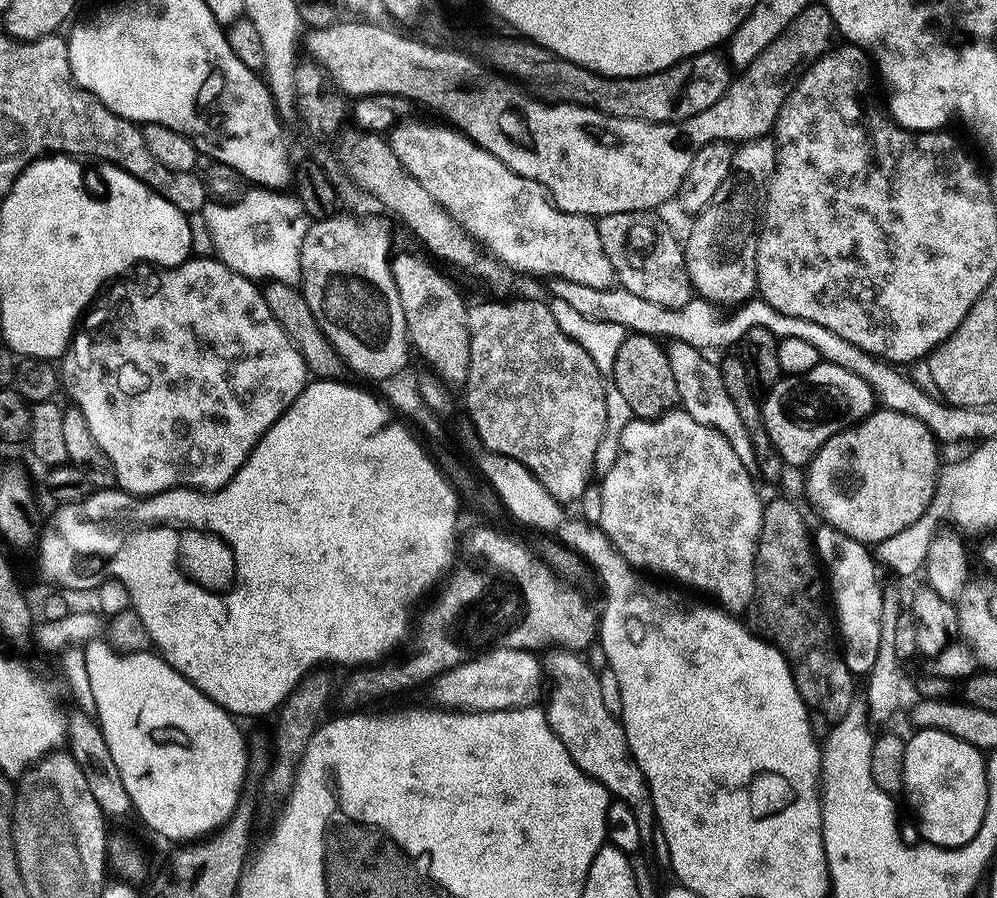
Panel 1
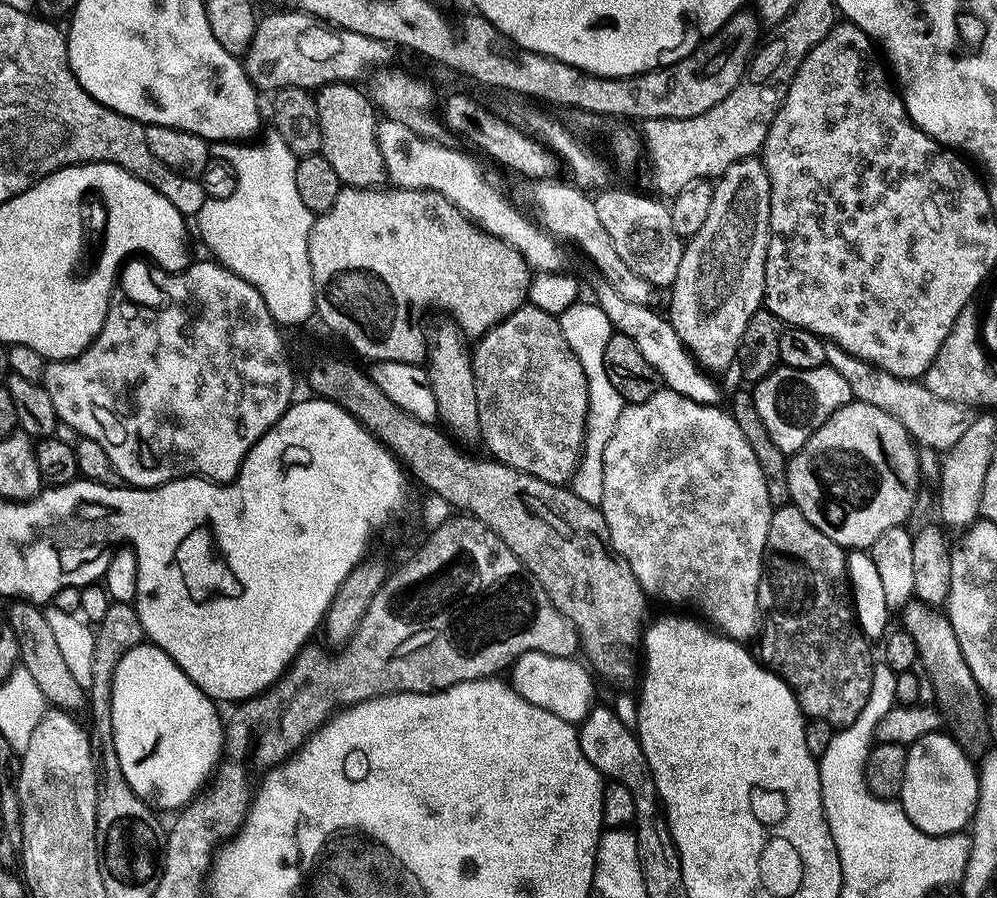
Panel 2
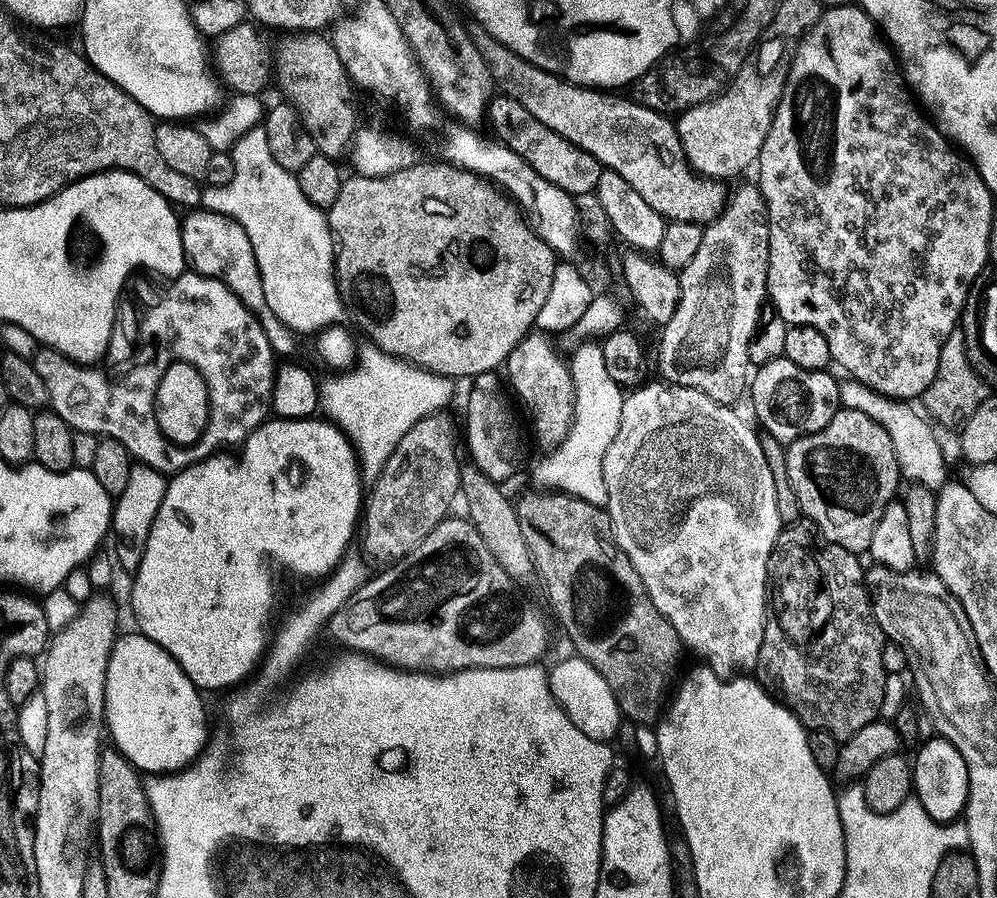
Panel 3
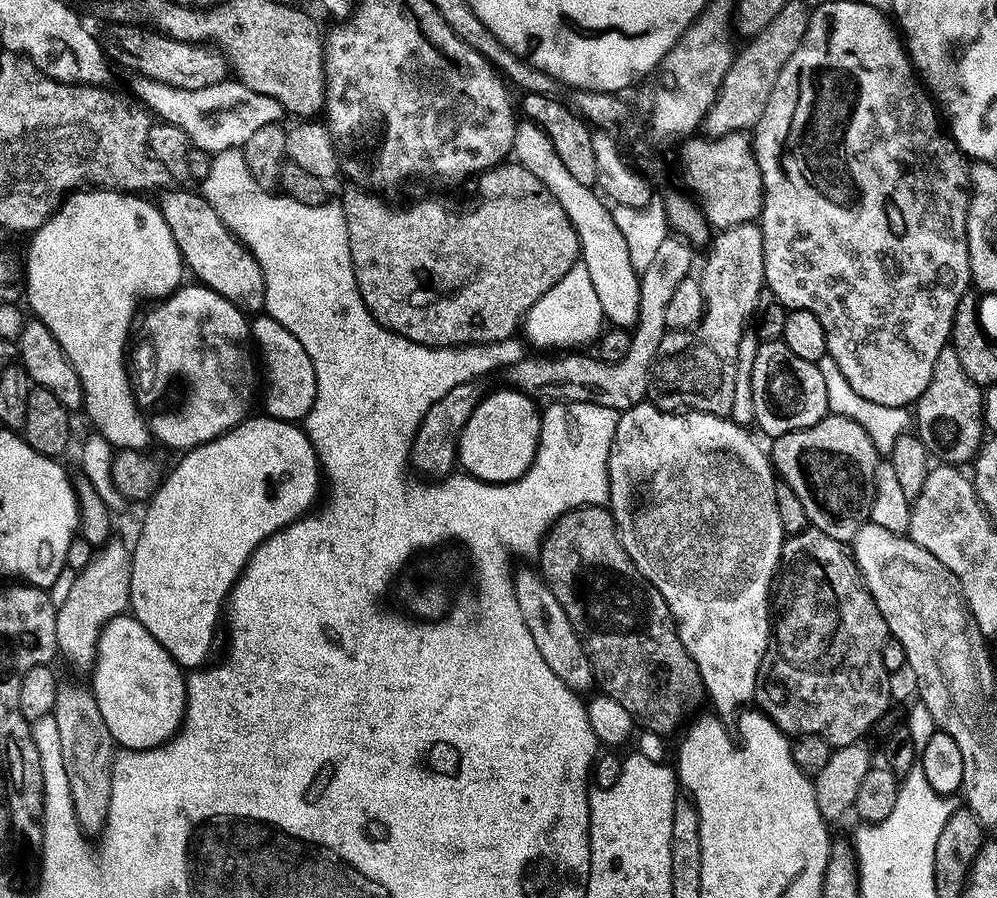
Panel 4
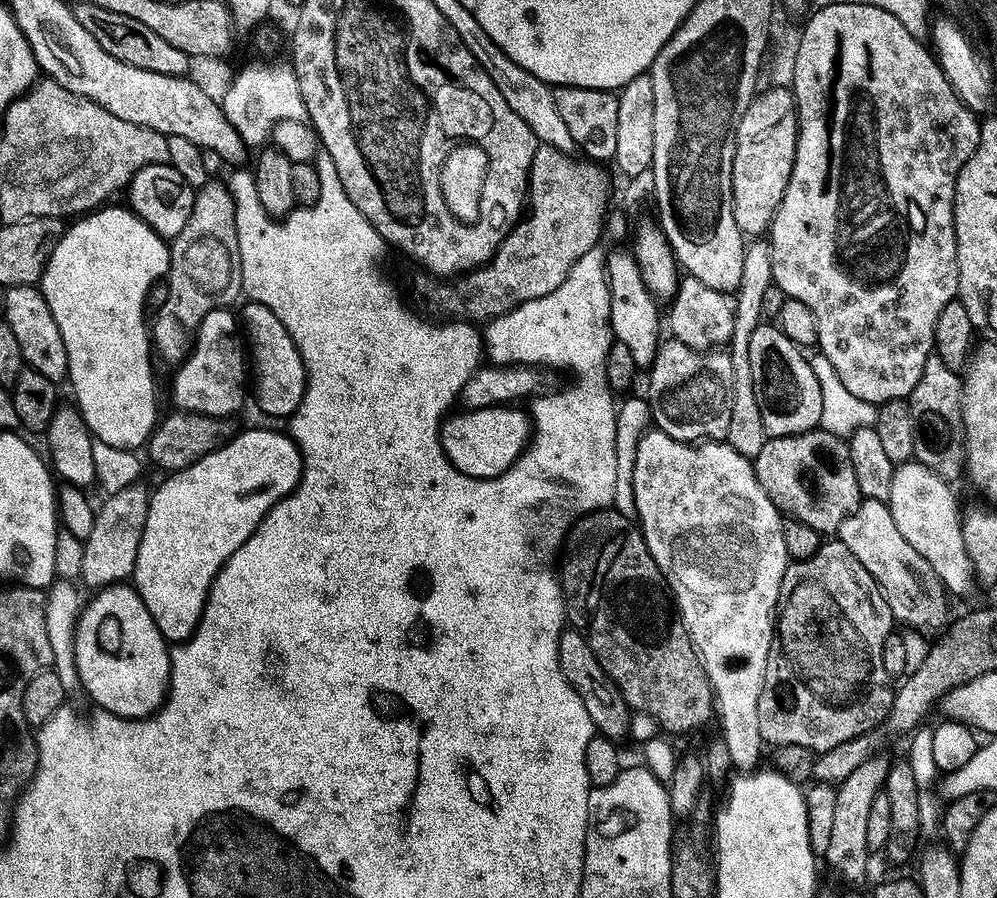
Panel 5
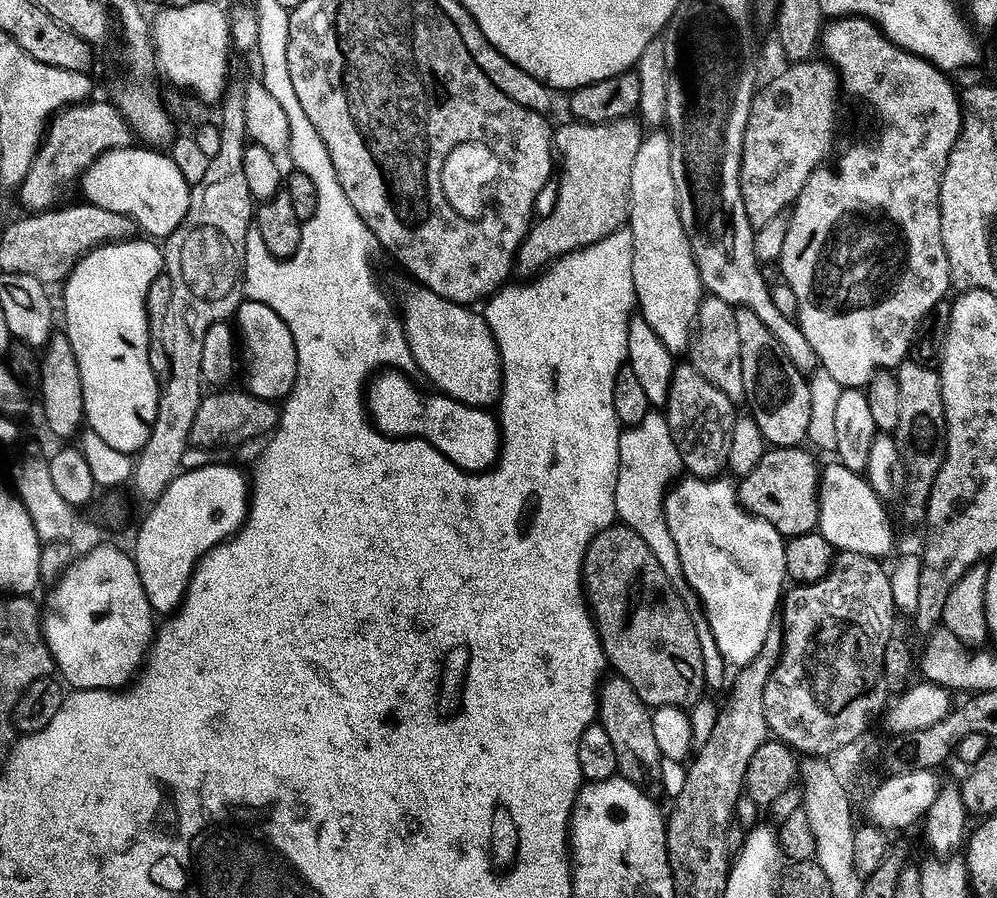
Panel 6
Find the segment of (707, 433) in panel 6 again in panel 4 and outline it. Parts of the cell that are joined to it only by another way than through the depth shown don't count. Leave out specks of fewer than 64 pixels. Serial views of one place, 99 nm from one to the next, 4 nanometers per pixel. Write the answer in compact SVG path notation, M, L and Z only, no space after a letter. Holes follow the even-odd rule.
M756 222L730 227L727 231L721 231L711 241L708 250L704 269L698 272L704 295L704 316L691 330L669 331L653 364L648 395L651 403L663 412L705 412L711 416L728 418L734 410L734 378L738 374L738 346L742 346L742 338L749 327L748 316L757 315L762 304L760 295L765 295L766 292L764 229Z

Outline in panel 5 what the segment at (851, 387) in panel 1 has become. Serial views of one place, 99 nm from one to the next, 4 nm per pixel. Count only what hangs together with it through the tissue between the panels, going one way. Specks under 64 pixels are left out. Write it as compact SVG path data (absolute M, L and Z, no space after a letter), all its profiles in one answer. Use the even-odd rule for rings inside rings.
M762 326L750 338L750 366L754 373L754 394L767 435L773 440L801 436L821 427L822 390L814 378L811 359L776 326Z

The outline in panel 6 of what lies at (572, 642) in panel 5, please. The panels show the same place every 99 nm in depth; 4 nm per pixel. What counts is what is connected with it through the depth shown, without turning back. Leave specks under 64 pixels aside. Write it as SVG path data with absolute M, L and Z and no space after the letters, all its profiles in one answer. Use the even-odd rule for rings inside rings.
M613 675L601 683L598 693L598 722L614 745L614 754L618 754L618 773L645 790L651 789L651 784L659 785L663 778L664 756L658 750L658 738L654 738L652 714L653 709L644 704L642 698L638 698L638 690L634 690L634 686L630 686L630 682L621 676Z

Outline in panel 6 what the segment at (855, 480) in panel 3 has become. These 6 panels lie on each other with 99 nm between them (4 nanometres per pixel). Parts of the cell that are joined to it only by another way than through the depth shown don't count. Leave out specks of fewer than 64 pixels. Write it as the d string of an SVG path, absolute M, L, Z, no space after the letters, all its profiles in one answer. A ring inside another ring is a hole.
M807 447L772 448L762 458L754 472L738 484L740 504L747 512L760 516L785 538L805 536L820 526L821 465L816 465Z

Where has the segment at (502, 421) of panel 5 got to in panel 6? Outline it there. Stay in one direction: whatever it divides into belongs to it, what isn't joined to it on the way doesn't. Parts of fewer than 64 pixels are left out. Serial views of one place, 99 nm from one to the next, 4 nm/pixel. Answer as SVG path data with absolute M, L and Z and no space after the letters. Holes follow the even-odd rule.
M384 370L371 381L366 412L376 429L393 438L423 438L464 472L479 474L495 468L502 447L499 419L491 411L473 408L443 394L424 400L423 394L404 376L407 375L400 370Z

